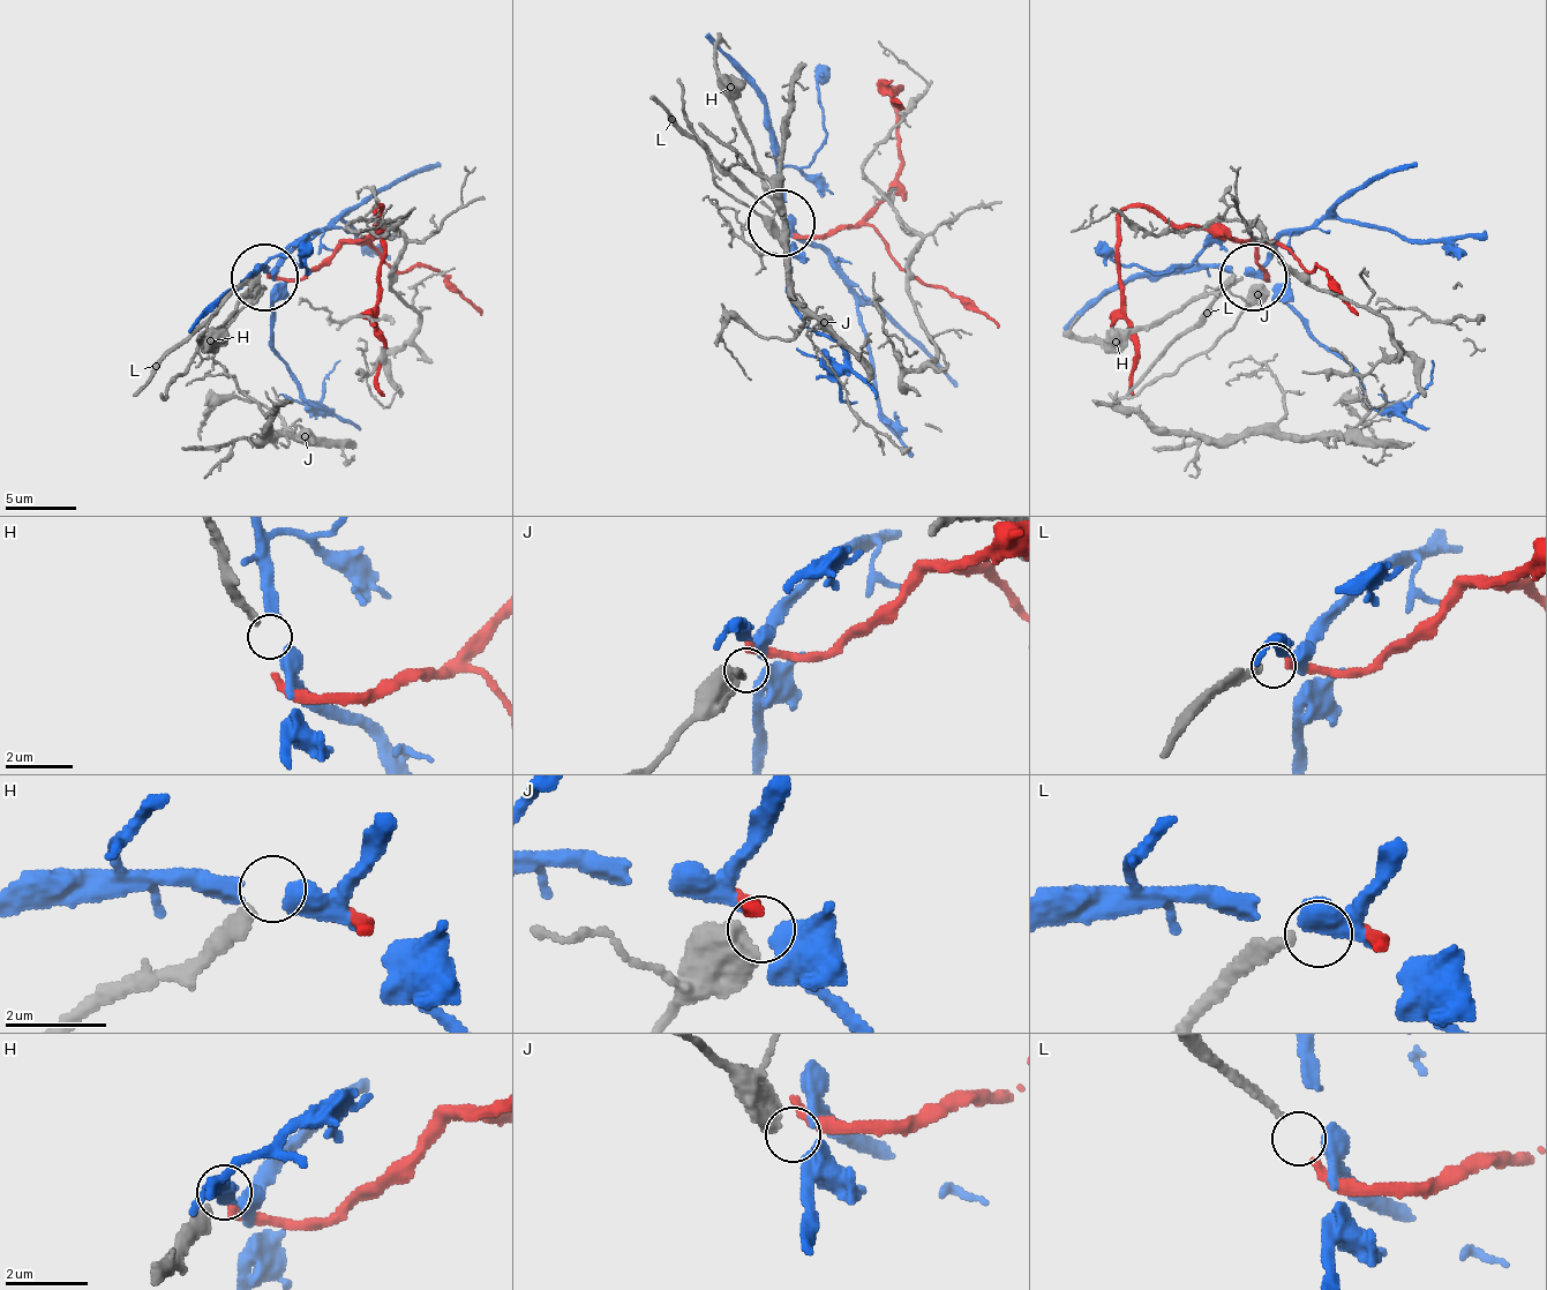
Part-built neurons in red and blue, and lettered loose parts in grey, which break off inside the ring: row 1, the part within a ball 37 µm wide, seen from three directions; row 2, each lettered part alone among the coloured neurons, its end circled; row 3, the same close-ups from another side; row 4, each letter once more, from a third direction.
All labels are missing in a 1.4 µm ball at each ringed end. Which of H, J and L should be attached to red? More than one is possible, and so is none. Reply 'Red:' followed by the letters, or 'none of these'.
Red: L

